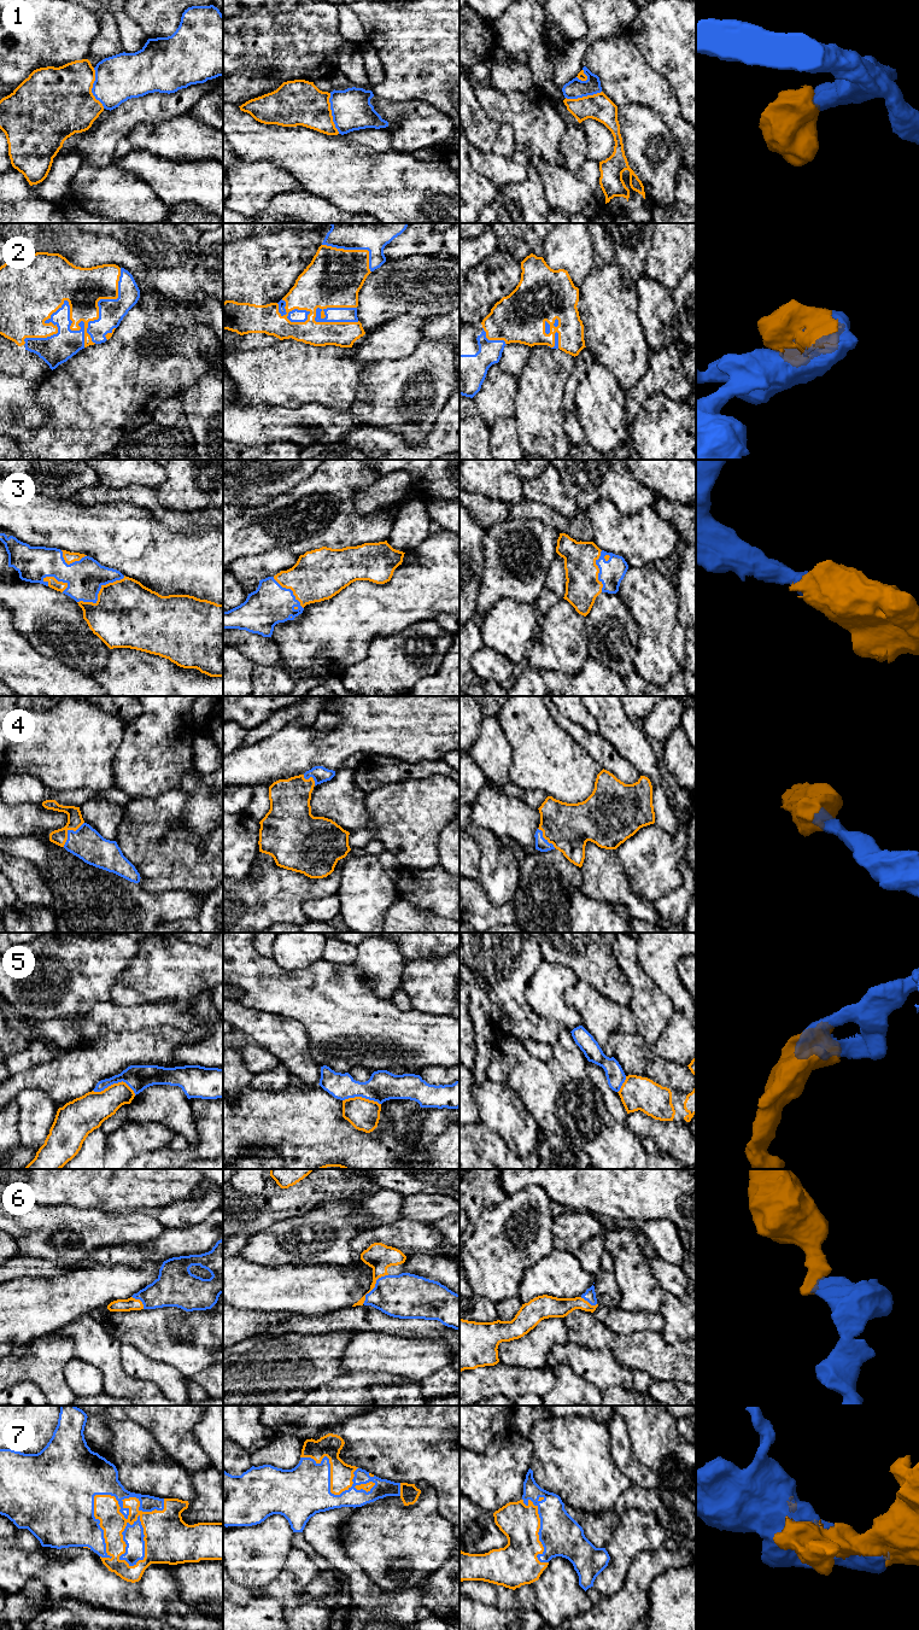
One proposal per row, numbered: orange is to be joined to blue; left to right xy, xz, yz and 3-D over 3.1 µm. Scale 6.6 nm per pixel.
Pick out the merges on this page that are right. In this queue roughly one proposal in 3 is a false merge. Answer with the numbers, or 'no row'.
2, 3, 4, 6, 7

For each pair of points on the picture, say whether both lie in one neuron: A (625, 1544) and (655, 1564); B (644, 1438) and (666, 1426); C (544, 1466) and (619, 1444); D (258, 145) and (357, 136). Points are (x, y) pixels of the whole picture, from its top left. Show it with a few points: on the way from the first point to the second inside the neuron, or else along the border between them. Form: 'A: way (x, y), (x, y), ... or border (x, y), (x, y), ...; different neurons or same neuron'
A: border (661, 1544), (644, 1549), (632, 1561), (625, 1577); different neurons
B: way (649, 1435), (661, 1426); same neuron
C: border (606, 1425), (609, 1432), (610, 1458), (622, 1472); different neurons
D: border (341, 135), (351, 142), (361, 142), (372, 149); different neurons

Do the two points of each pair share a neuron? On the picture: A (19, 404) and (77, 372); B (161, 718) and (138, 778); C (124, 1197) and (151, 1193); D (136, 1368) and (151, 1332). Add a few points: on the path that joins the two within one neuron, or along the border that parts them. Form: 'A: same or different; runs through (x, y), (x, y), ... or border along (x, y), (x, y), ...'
A: different; border along (44, 380), (37, 391), (42, 422)
B: same; runs through (161, 732), (154, 746), (141, 759), (141, 764)
C: same; runs through (130, 1193), (145, 1193)
D: different; border along (121, 1344), (134, 1345), (148, 1357), (169, 1363)

